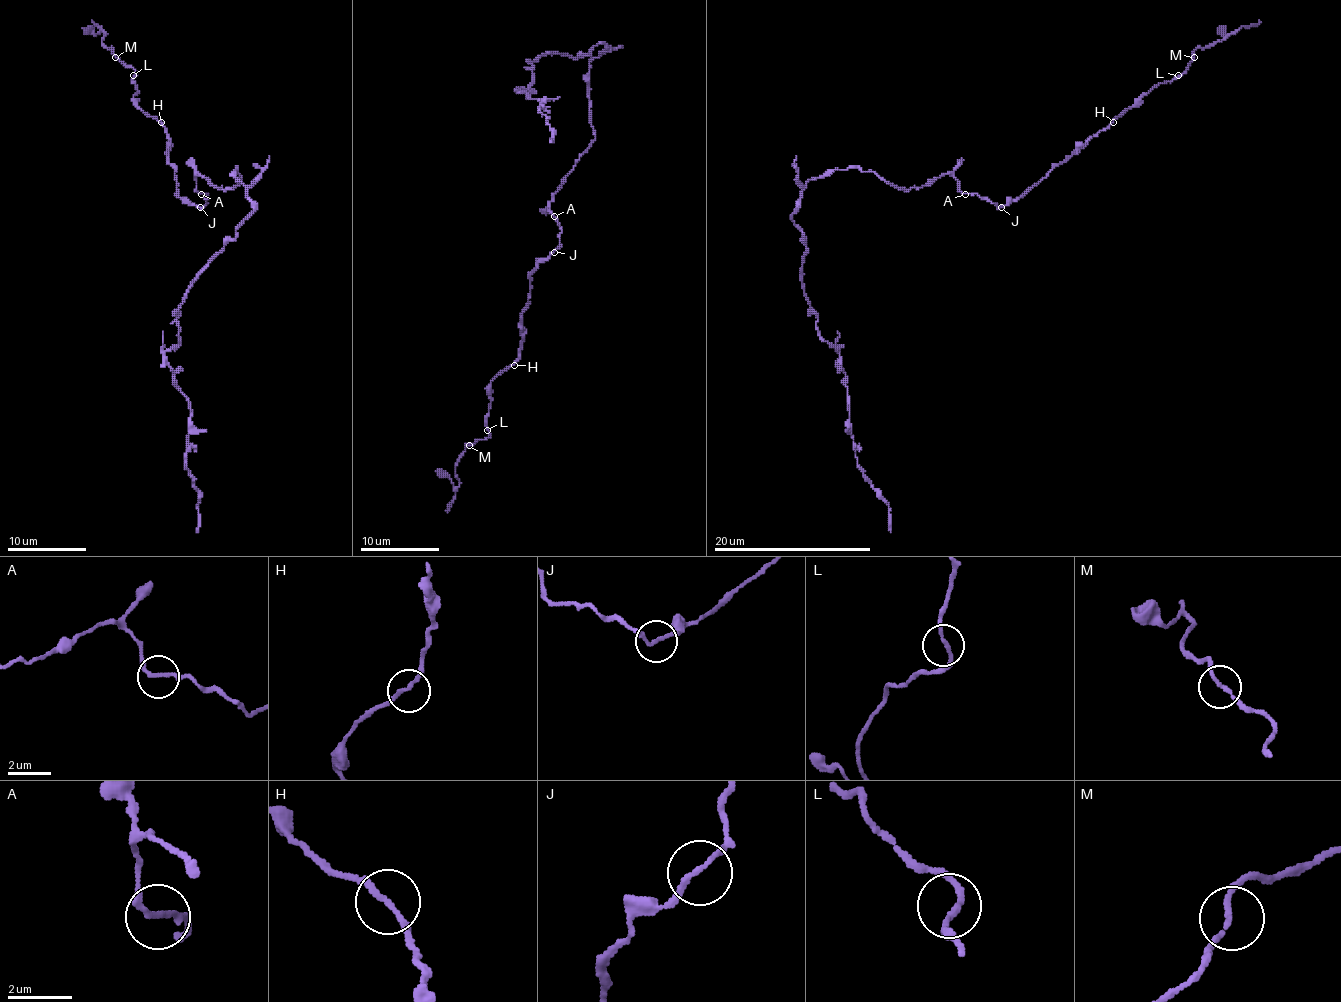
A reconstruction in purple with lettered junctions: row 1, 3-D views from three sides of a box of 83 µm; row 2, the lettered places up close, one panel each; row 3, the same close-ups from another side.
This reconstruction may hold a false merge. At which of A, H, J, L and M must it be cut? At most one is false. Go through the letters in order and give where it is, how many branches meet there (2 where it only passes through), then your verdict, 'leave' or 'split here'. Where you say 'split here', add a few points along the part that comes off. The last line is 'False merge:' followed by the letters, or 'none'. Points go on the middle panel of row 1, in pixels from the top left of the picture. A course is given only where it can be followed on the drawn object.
A: (554, 216) | 2 | split here | (554, 217), (552, 195), (595, 138), (589, 63), (603, 44), (530, 67), (518, 91), (544, 101), (550, 142)
H: (514, 365) | 2 | leave
J: (554, 252) | 2 | leave
L: (487, 430) | 2 | leave
M: (469, 445) | 2 | leave
False merge: A

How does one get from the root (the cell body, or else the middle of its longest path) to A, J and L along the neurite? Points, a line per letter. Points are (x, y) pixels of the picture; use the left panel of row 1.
A: (241, 181), (224, 189), (198, 174), (196, 189), (200, 193)
J: (241, 181), (224, 189), (198, 174), (196, 189), (208, 195), (206, 203), (200, 207)
L: (241, 181), (224, 189), (198, 174), (206, 203), (188, 205), (176, 193), (169, 134), (137, 107), (133, 75)

